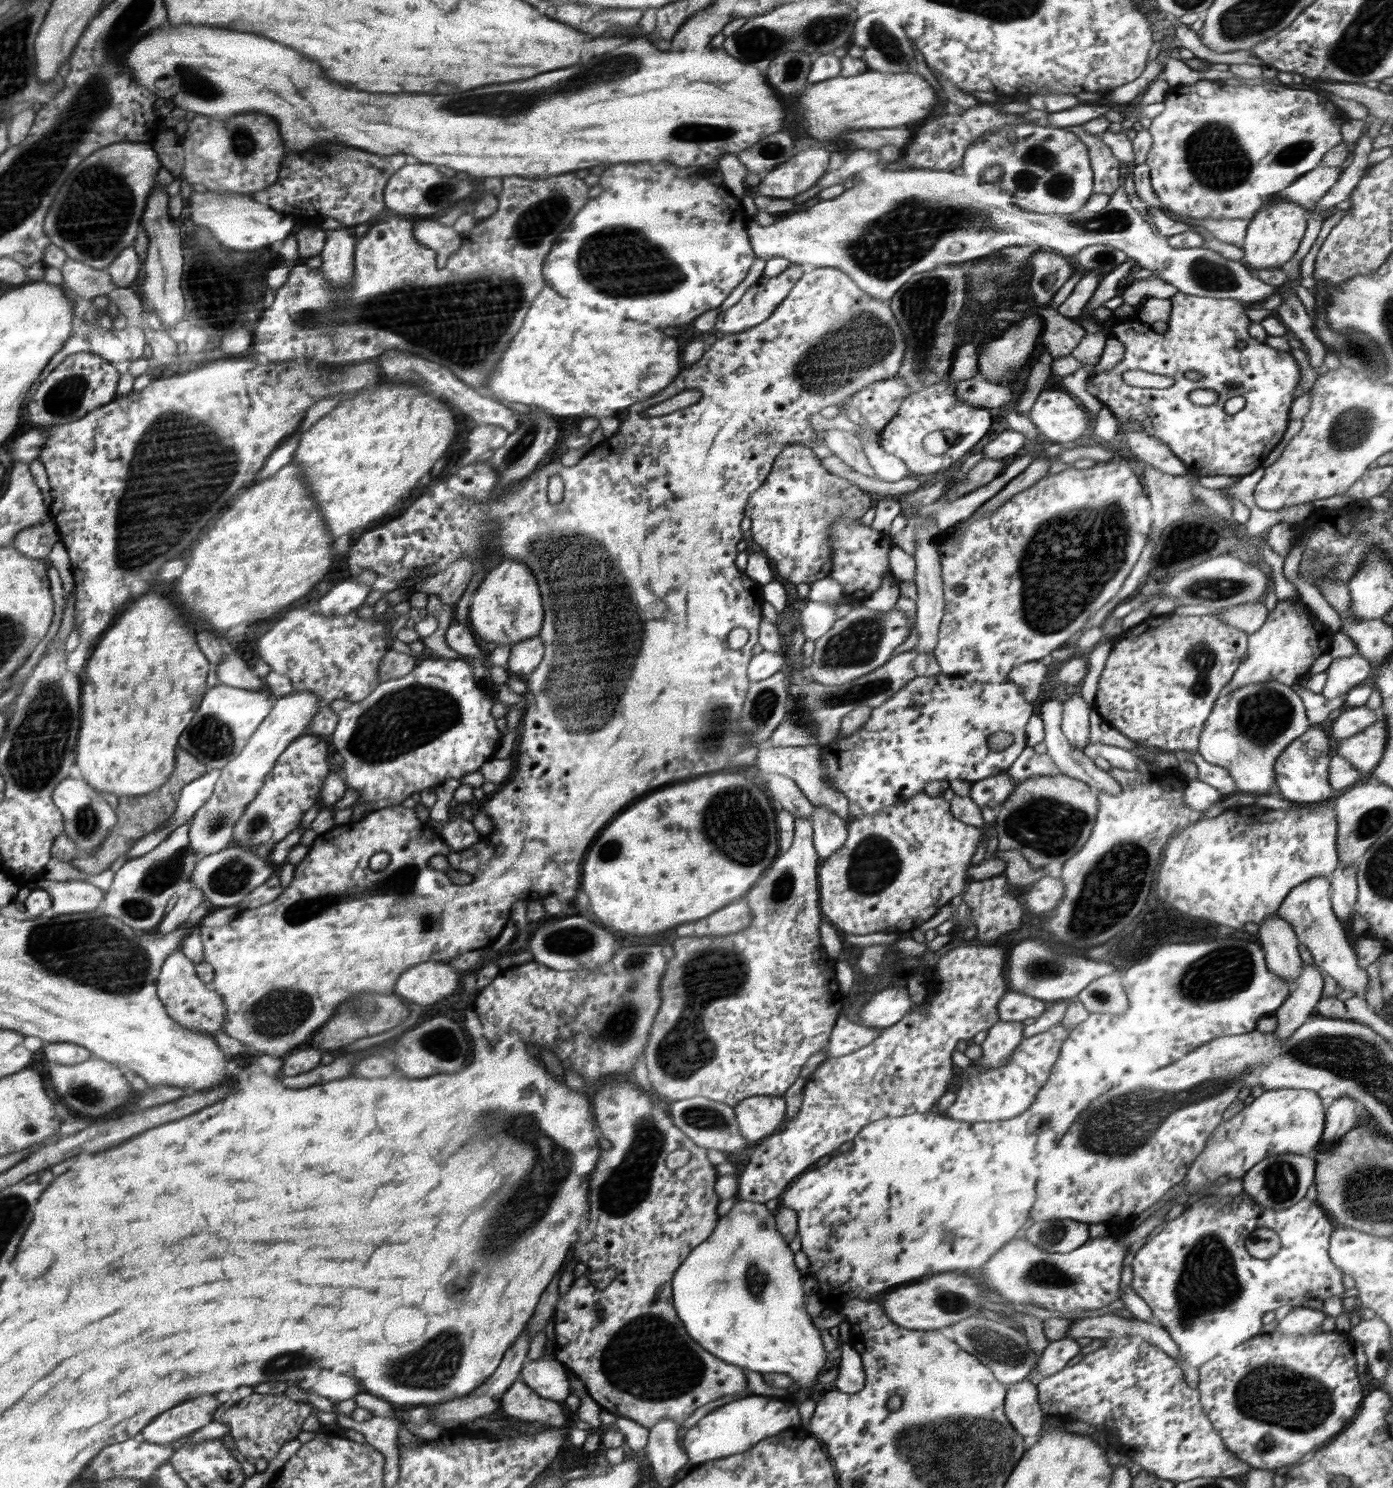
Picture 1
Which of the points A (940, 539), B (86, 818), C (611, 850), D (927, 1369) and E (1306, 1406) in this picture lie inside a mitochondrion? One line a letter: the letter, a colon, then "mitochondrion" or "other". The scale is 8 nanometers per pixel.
A: other
B: mitochondrion
C: mitochondrion
D: other
E: mitochondrion

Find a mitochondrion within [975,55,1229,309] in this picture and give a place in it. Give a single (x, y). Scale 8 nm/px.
(1045, 165)

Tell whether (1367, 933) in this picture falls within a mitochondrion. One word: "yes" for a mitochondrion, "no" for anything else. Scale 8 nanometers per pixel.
no

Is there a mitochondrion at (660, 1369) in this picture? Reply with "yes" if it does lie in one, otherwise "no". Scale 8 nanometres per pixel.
yes

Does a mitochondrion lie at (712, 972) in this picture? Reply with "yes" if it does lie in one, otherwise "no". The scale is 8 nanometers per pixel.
yes

